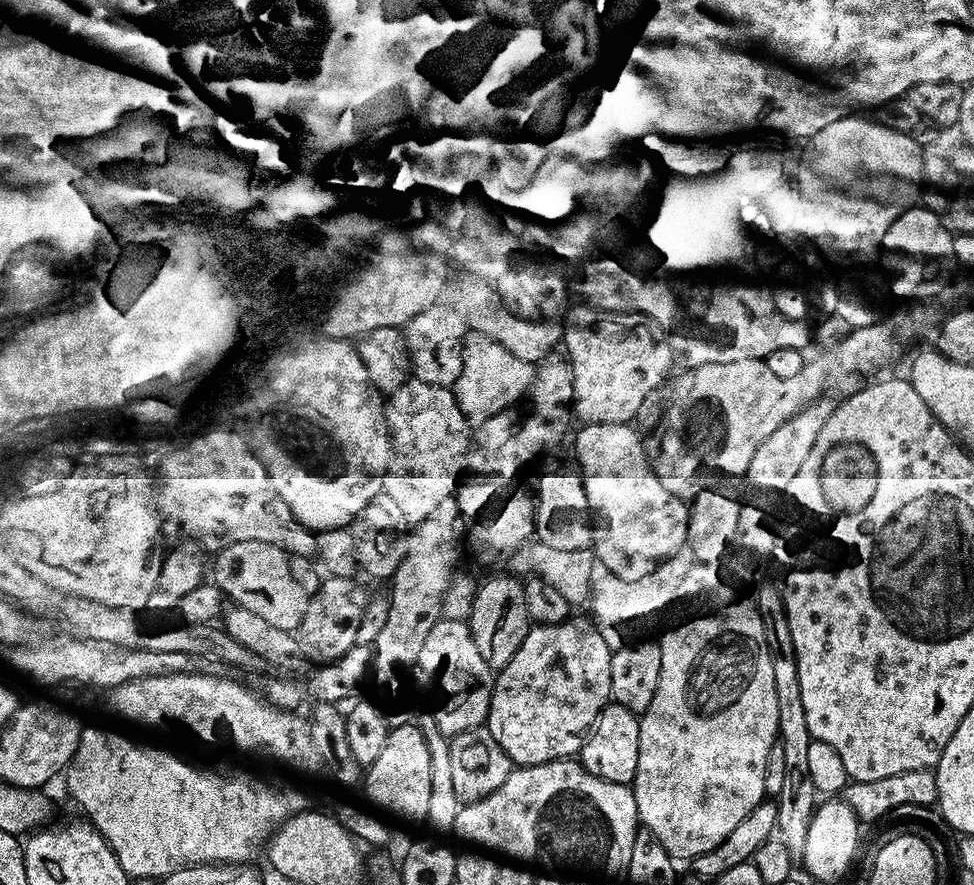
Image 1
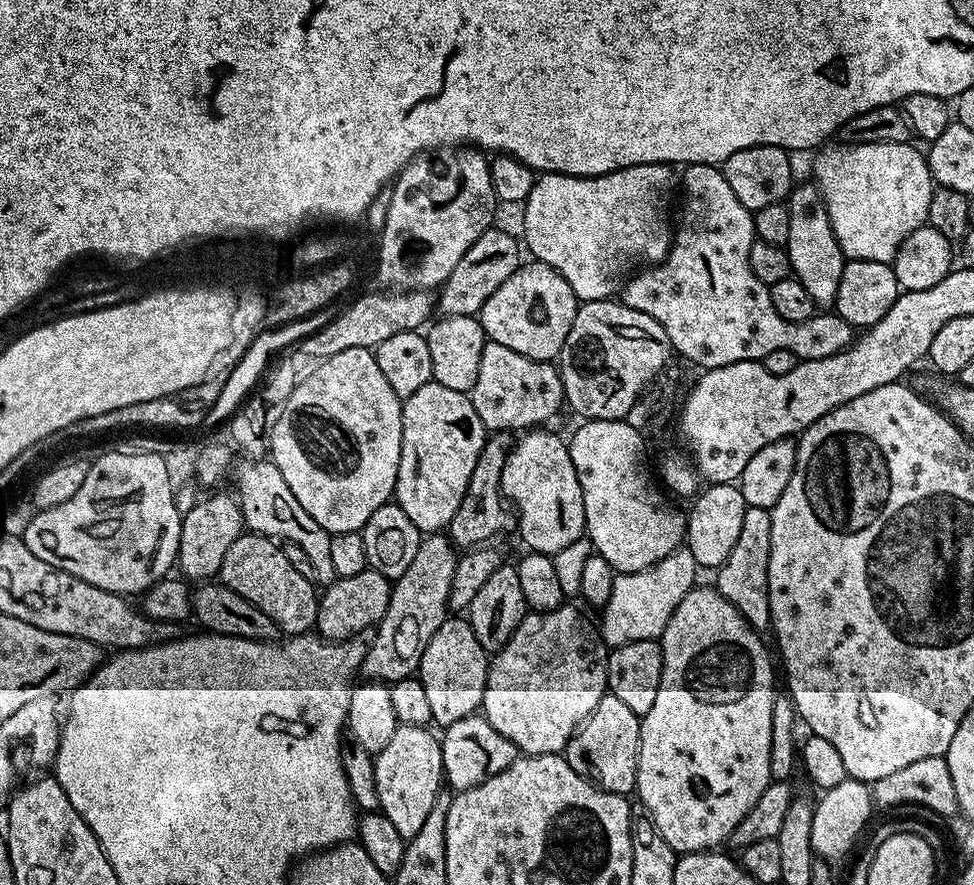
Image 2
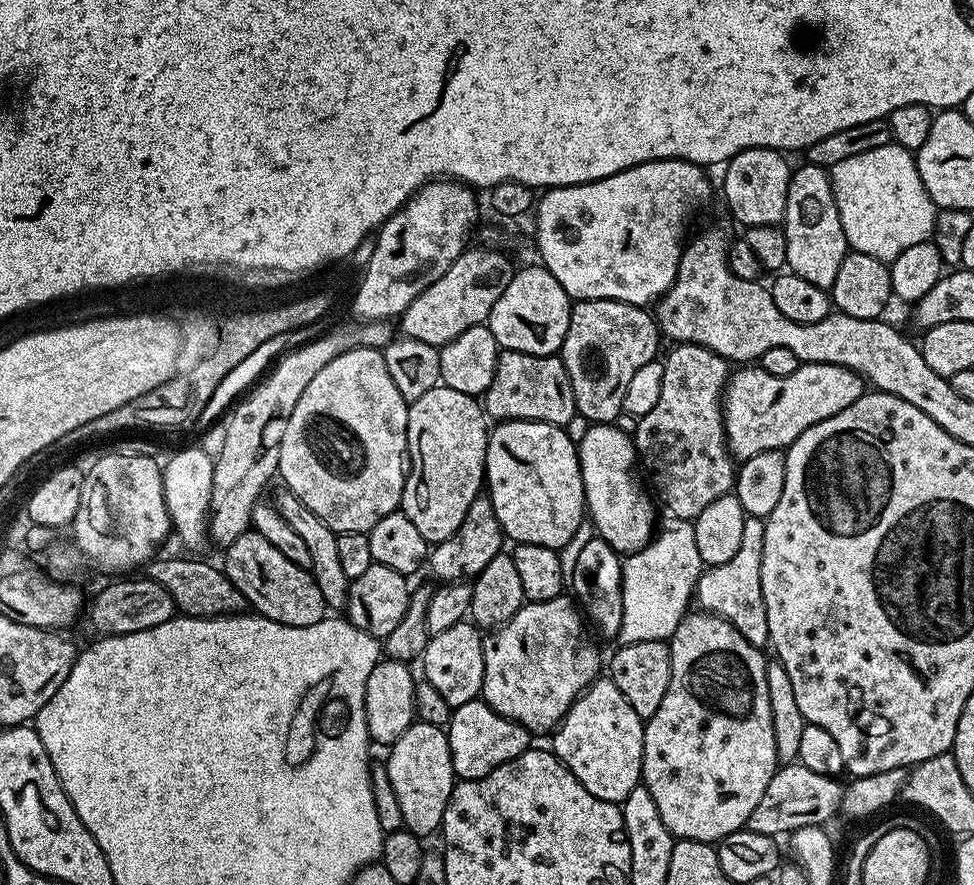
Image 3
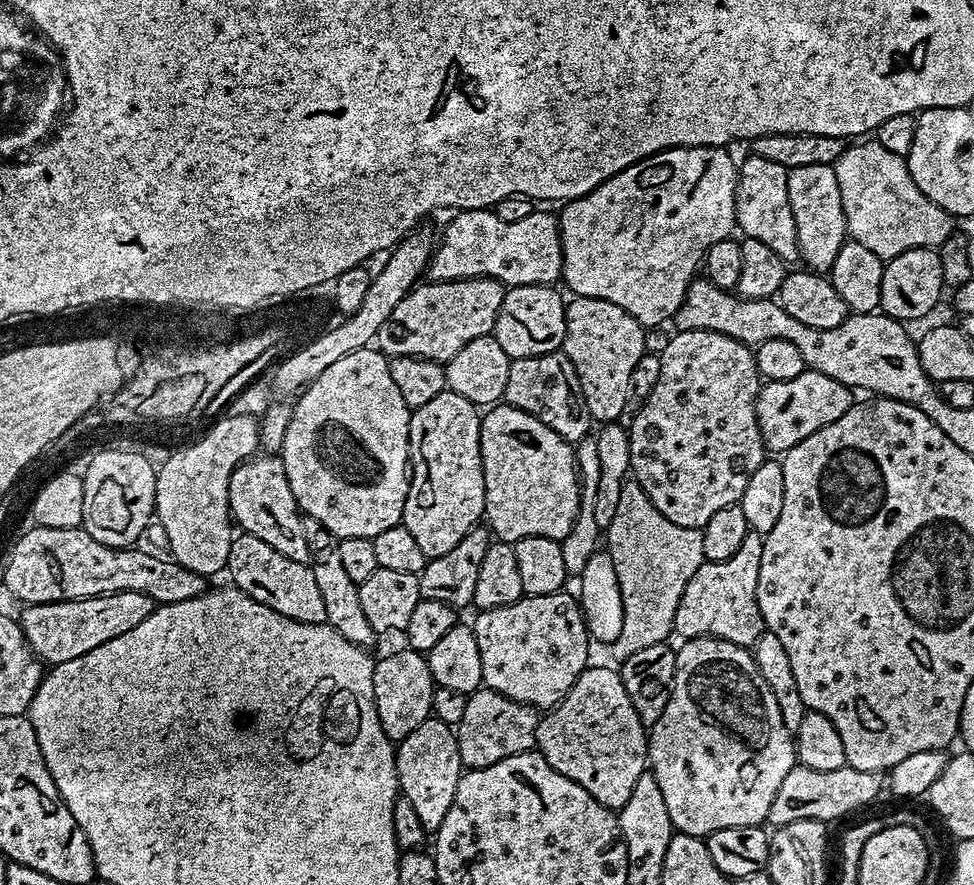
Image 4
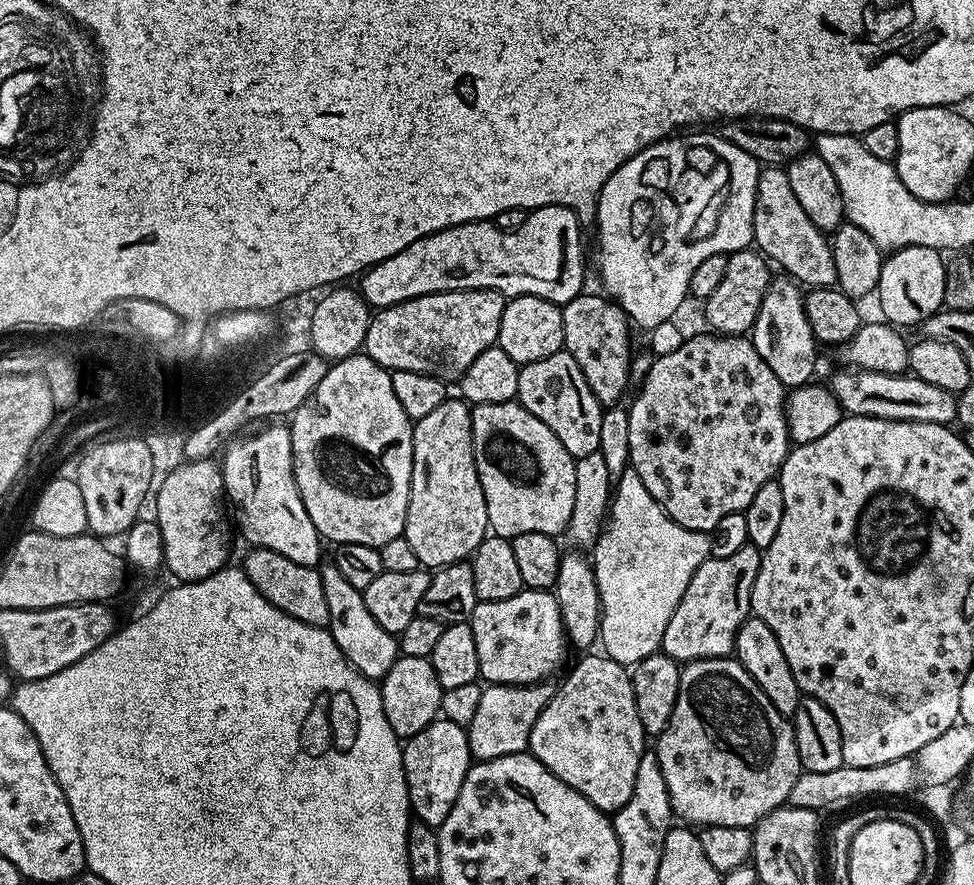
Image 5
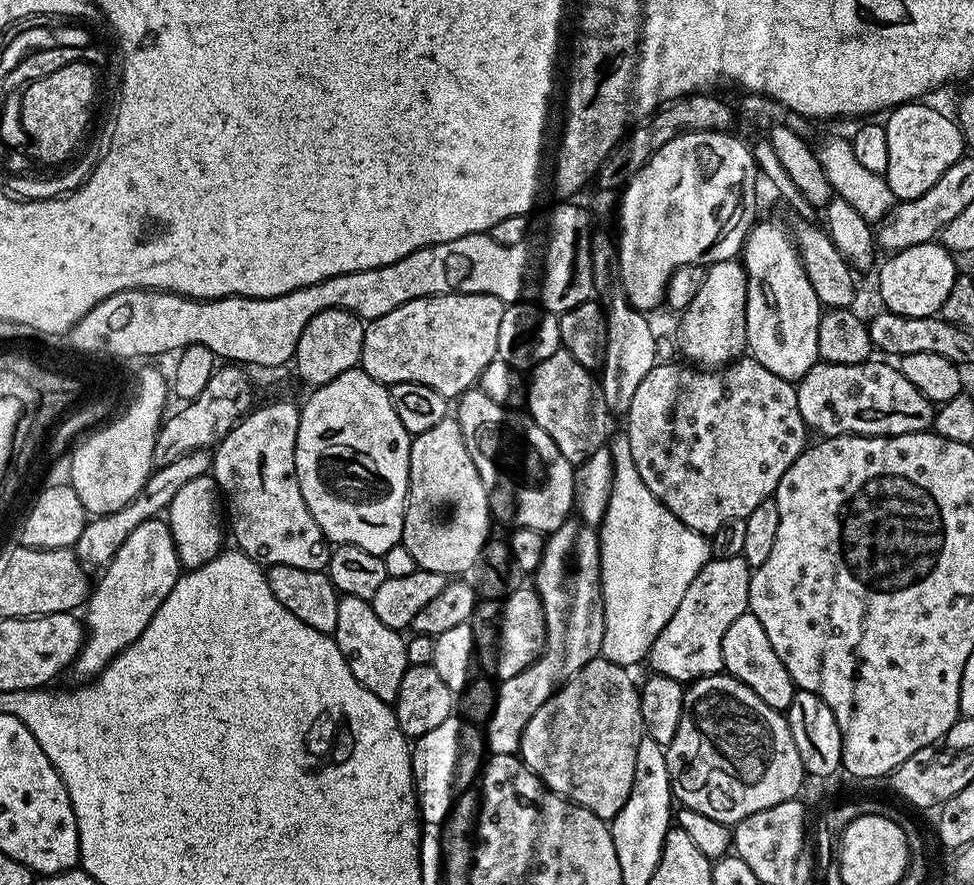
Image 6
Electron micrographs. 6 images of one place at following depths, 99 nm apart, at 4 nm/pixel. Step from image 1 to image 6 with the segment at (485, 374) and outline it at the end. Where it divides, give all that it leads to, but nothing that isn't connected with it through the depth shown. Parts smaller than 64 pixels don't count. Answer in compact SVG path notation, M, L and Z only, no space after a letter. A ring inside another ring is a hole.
M561 350L550 354L550 358L531 369L526 380L527 415L532 417L535 424L542 426L550 438L554 438L554 446L562 450L564 457L573 466L578 466L610 440L610 415L599 387L593 384L592 388L592 376L593 373L580 365L569 352Z

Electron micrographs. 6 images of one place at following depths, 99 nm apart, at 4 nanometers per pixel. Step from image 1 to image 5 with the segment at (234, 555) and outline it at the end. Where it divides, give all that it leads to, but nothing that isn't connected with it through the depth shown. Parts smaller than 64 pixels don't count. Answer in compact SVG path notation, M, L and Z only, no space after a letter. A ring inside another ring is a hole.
M252 548L249 556L242 561L245 574L254 582L256 589L278 610L290 614L290 618L298 618L298 622L306 622L310 626L325 627L330 618L330 609L326 606L326 594L322 590L322 578L316 568L307 568L298 562L290 562L290 558L282 558L282 554L274 554L274 550Z

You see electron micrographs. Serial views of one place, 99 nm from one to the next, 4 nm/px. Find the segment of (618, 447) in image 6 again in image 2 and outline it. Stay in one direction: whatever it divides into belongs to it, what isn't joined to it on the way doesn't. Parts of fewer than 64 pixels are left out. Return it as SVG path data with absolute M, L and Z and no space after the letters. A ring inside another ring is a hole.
M681 546L662 562L641 572L626 572L615 577L610 598L602 607L604 621L599 621L598 631L609 649L626 646L626 642L659 640L663 636L678 602L697 583L698 566L694 554L687 546Z

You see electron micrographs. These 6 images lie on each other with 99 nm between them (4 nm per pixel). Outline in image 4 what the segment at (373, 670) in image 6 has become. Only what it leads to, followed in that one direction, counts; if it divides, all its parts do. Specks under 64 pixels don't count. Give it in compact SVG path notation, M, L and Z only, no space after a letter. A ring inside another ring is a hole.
M311 518L305 519L304 529L306 530L308 549L312 551L312 573L318 582L322 602L326 602L327 624L334 630L338 630L338 634L342 634L342 638L354 642L359 648L371 649L372 643L378 640L378 634L372 629L370 622L366 622L358 585L348 577L346 569L342 567L342 561L338 555L337 537L328 532L326 526L322 526Z

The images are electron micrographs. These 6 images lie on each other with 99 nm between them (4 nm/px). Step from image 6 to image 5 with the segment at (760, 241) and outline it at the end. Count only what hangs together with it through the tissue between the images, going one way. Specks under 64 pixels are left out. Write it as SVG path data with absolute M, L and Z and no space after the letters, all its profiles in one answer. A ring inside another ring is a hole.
M776 278L769 284L766 298L762 298L762 306L752 325L750 339L758 354L762 354L762 362L778 374L778 382L782 382L785 389L800 388L813 379L818 341L806 318L801 289L791 279Z

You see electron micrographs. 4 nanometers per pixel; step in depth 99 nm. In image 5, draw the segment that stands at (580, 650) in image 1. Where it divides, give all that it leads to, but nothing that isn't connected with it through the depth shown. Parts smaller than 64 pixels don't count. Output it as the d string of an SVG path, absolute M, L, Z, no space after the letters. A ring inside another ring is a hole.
M525 588L523 592L514 594L514 598L502 598L501 600L481 600L474 606L472 611L472 633L474 634L474 650L478 650L478 666L480 667L479 679L488 684L539 684L547 681L548 676L552 676L560 667L565 667L564 659L570 653L570 641L568 633L564 630L564 619L560 613L560 607L556 601L555 595L551 591L543 588Z

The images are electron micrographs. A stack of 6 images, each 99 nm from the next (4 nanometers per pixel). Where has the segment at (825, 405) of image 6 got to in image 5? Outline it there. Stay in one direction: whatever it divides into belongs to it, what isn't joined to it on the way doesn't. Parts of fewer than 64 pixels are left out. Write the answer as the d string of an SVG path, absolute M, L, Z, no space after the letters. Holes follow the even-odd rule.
M845 367L844 372L832 376L830 391L836 397L841 409L849 416L869 416L887 420L905 420L906 422L934 422L951 425L956 420L957 393L950 390L938 390L930 382L911 374L882 374L865 368Z

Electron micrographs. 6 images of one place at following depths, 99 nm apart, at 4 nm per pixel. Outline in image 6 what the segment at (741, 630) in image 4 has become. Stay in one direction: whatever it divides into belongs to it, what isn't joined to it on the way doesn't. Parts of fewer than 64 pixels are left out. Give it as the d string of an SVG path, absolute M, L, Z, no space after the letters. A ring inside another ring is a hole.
M743 555L709 559L694 578L694 582L690 582L670 622L666 622L658 638L654 638L646 657L647 663L652 663L651 671L657 676L674 678L681 682L691 682L699 676L724 672L722 638L726 635L726 630L730 630L730 622L748 611L751 577L752 572Z

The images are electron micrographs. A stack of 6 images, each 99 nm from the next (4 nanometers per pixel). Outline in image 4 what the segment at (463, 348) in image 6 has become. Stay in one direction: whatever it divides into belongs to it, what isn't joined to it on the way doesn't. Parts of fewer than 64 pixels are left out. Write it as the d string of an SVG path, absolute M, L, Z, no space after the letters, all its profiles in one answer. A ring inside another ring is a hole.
M488 276L417 283L406 298L394 306L394 314L382 322L375 347L389 358L413 356L447 362L466 342L474 342L474 338L487 336L495 329L505 291L505 285Z

